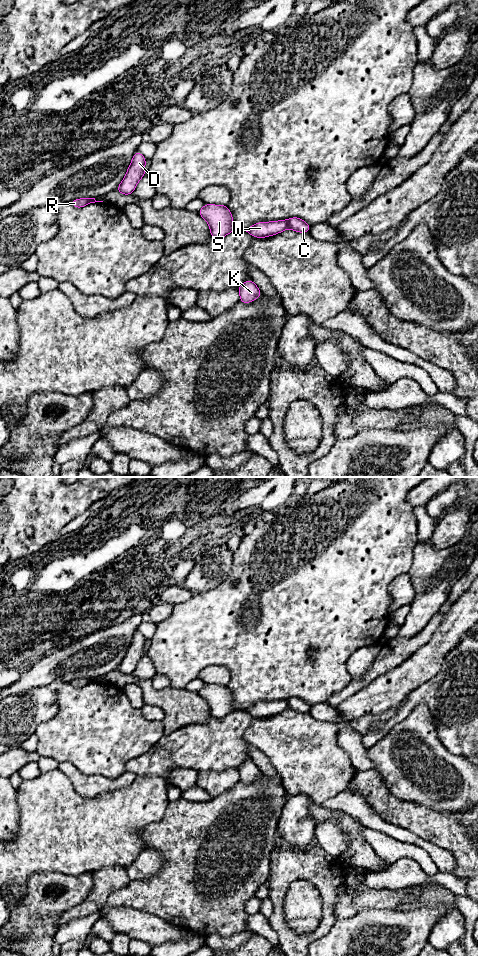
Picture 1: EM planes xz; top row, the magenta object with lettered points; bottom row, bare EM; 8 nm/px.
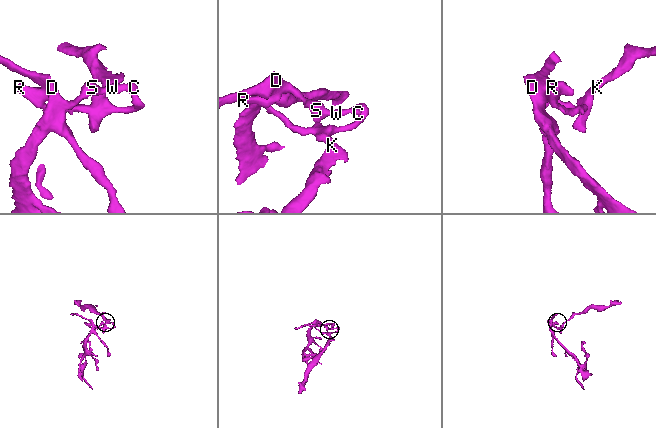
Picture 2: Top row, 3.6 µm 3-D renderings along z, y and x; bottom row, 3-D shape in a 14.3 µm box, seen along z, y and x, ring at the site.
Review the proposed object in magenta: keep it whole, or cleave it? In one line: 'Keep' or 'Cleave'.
Cleave

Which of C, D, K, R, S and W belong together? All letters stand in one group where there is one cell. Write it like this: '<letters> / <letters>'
C K R / D S W

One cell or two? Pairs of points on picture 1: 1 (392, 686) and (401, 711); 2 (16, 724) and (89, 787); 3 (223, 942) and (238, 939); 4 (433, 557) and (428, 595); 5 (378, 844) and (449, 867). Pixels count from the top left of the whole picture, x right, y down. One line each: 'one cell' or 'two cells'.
1: two cells
2: one cell
3: one cell
4: one cell
5: one cell

